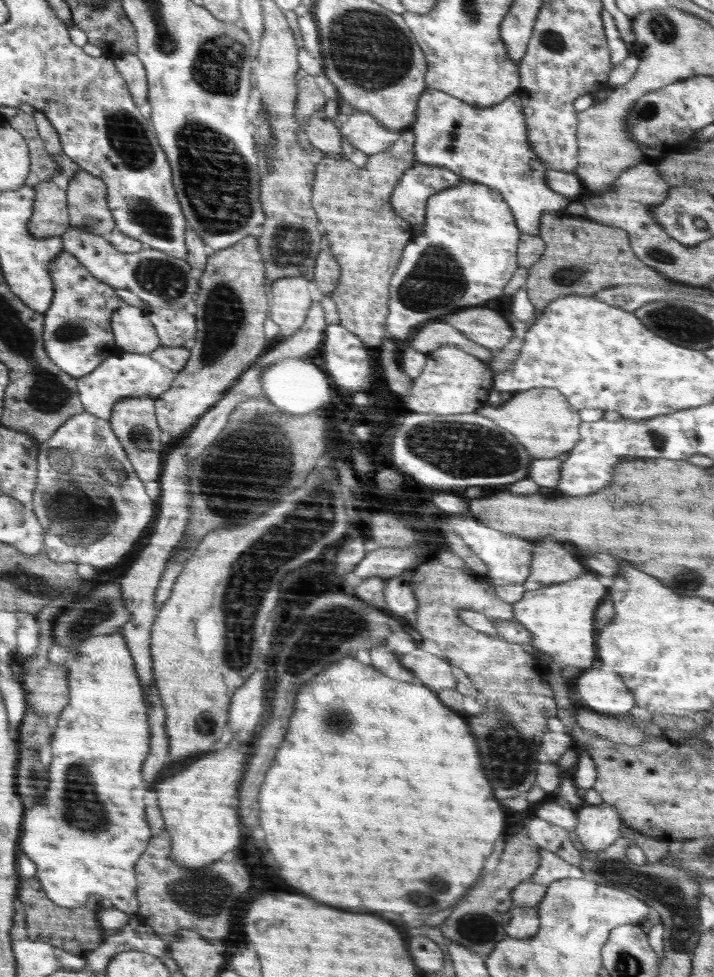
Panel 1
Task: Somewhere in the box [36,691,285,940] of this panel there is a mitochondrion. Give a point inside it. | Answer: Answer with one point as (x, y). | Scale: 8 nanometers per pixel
(208, 894)

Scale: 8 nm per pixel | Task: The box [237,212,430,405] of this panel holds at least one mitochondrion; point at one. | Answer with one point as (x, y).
(290, 245)

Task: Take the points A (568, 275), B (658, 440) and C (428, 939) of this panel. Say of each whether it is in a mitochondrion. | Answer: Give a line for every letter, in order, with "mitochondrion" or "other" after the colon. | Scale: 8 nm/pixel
A: mitochondrion
B: mitochondrion
C: other

